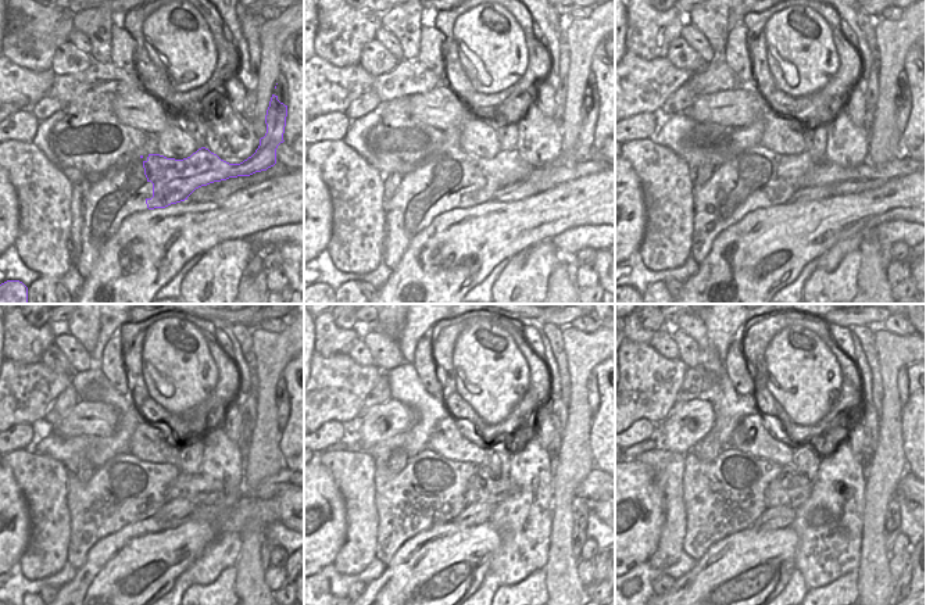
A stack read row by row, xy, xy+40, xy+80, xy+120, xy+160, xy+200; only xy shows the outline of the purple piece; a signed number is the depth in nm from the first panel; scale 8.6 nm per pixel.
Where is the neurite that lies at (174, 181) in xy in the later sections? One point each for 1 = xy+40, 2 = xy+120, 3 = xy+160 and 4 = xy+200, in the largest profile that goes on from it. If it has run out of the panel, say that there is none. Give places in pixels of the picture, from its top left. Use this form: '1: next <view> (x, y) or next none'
1: next xy+40 (482, 176)
2: next xy+120 (165, 473)
3: next xy+160 (471, 468)
4: next xy+200 (775, 466)

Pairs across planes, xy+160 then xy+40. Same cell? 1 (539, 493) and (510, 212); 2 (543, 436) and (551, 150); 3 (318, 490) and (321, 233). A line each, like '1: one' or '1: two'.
1: two
2: two
3: one

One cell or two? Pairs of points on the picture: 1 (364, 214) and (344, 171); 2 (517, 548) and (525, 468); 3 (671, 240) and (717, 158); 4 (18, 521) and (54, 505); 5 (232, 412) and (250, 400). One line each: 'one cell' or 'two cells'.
1: one cell
2: one cell
3: two cells
4: two cells
5: two cells

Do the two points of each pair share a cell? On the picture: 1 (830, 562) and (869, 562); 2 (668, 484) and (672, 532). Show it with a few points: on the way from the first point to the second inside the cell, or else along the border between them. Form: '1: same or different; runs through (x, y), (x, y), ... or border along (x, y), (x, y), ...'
1: different; border along (864, 530), (860, 565), (855, 569)
2: same; runs through (674, 496), (674, 521)

